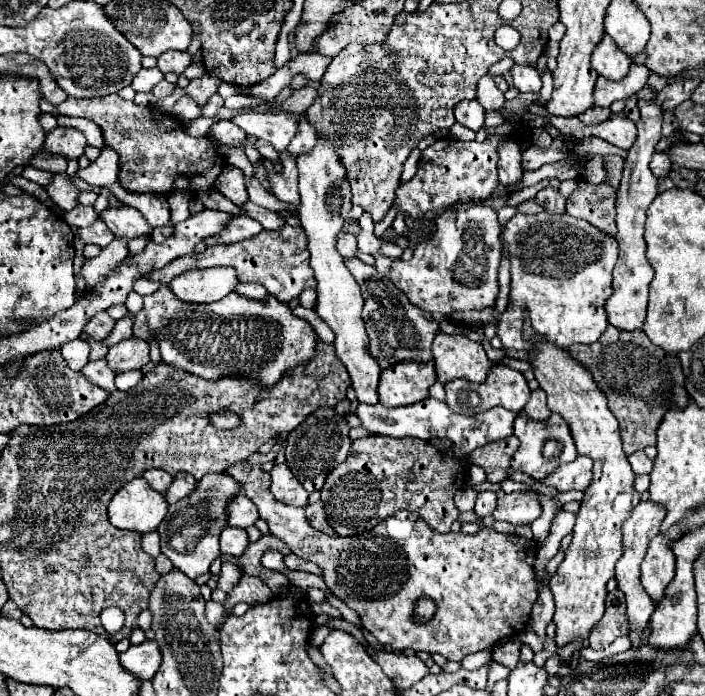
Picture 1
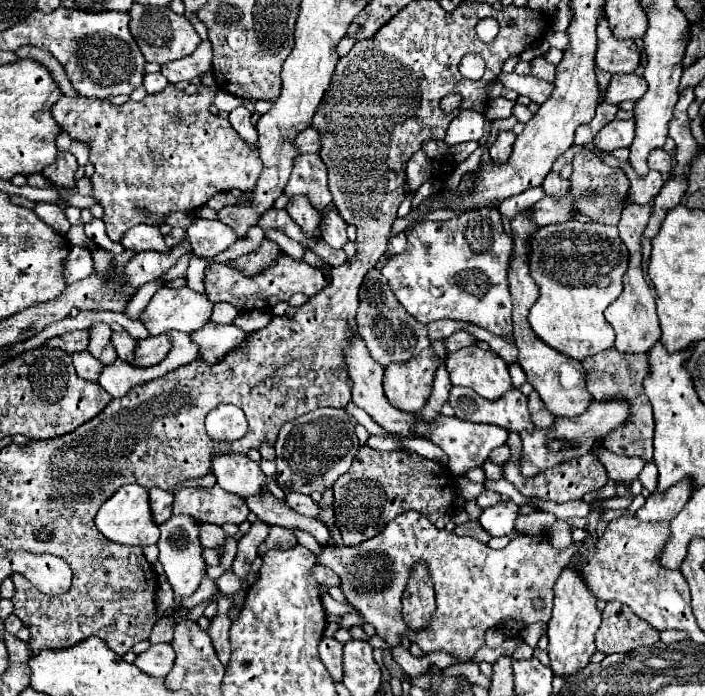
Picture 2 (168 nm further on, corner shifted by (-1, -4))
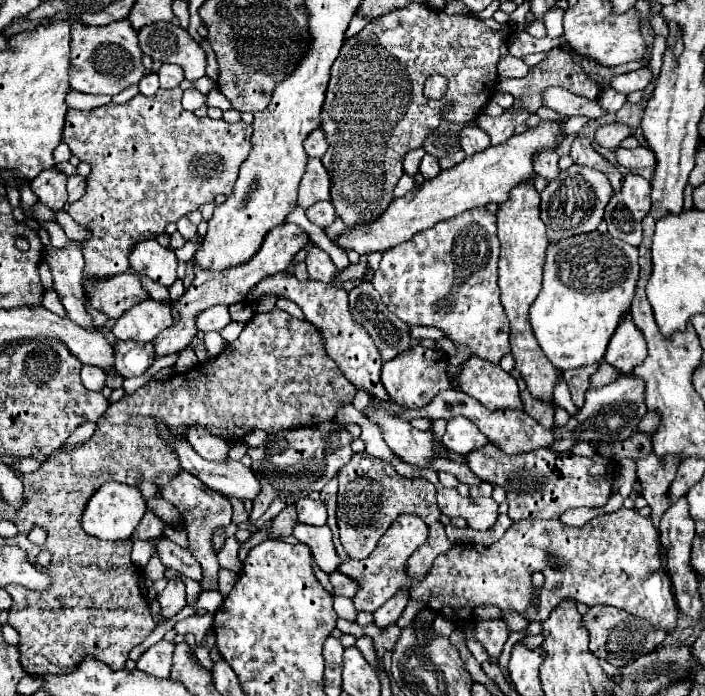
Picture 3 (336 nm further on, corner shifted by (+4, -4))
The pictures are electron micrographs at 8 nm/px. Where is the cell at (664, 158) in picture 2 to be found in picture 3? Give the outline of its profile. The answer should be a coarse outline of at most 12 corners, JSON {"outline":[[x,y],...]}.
{"outline":[[616,148],[618,164],[636,172],[654,168],[652,150]]}

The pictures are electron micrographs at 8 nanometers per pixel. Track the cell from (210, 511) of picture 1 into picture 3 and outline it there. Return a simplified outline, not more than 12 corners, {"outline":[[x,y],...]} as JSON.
{"outline":[[168,580],[158,594],[160,622],[186,606],[184,584]]}

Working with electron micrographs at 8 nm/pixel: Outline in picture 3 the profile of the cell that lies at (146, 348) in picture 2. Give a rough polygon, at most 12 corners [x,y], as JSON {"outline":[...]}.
{"outline":[[296,224],[270,230],[256,256],[222,272],[196,268],[154,340],[158,358],[196,336],[196,316],[232,306],[284,272],[310,242]]}

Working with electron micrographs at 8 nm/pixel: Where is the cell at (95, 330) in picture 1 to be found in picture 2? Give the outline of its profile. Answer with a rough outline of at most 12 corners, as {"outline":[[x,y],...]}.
{"outline":[[113,332],[111,342],[119,358],[133,360],[137,340],[127,332]]}

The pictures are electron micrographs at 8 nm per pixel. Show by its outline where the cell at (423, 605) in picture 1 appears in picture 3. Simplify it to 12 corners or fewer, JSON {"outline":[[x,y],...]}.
{"outline":[[366,452],[338,472],[340,542],[370,556],[400,514],[430,530],[407,562],[412,578],[454,546],[436,488]]}

